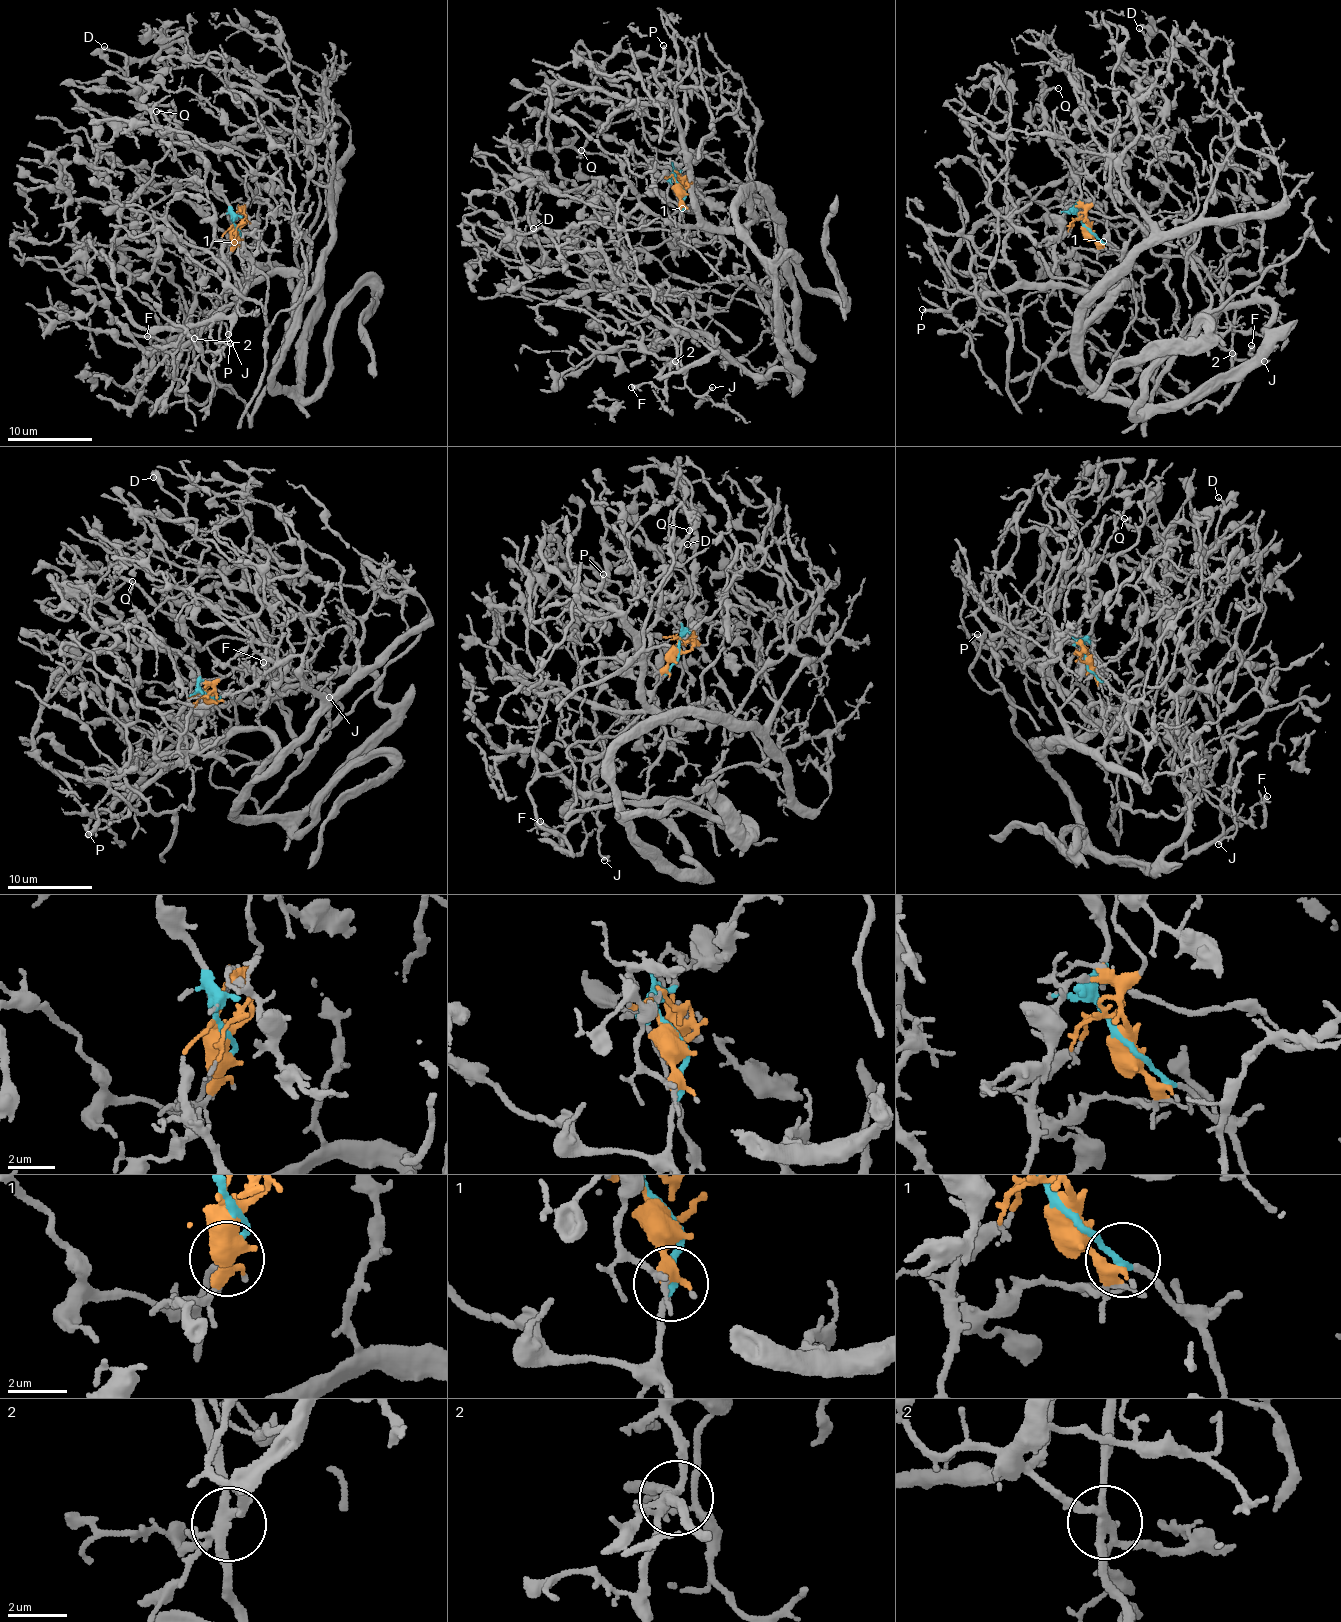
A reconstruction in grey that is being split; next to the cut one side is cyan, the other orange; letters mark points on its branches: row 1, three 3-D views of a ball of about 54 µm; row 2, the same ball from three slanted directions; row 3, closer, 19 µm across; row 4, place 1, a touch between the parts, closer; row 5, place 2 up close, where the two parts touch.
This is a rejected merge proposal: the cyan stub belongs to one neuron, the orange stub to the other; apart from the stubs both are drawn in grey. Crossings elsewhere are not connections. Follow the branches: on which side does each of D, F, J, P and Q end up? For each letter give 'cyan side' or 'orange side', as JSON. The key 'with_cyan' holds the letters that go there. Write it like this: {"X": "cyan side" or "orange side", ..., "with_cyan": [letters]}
{"D": "cyan side", "F": "orange side", "J": "orange side", "P": "orange side", "Q": "cyan side", "with_cyan": ["D", "Q"]}

